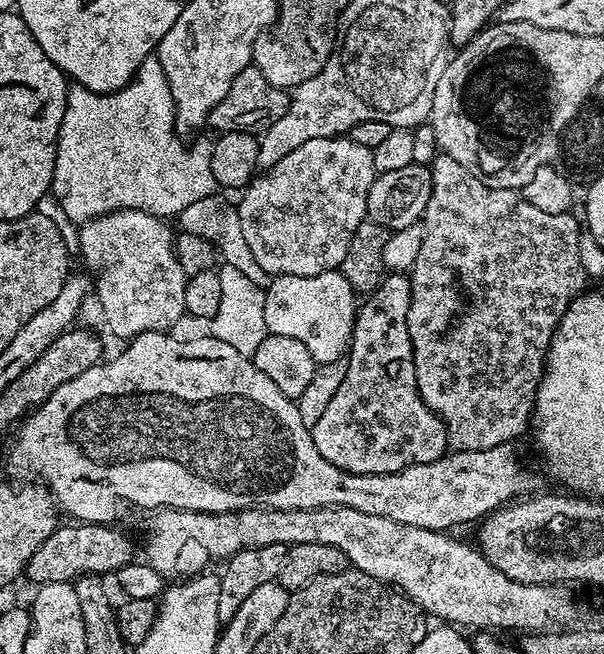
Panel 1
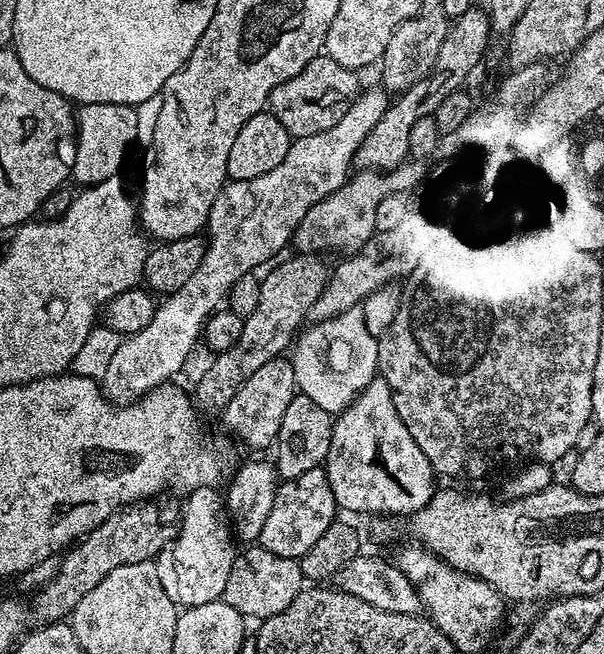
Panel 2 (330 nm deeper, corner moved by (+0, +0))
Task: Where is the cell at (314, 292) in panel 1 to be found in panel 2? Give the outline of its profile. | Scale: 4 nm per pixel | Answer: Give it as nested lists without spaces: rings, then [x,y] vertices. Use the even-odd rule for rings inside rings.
[[[360,306],[329,320],[317,320],[308,327],[299,333],[290,352],[299,395],[318,402],[322,410],[339,414],[356,401],[356,395],[365,386],[377,379],[378,338],[366,330],[366,318]]]

